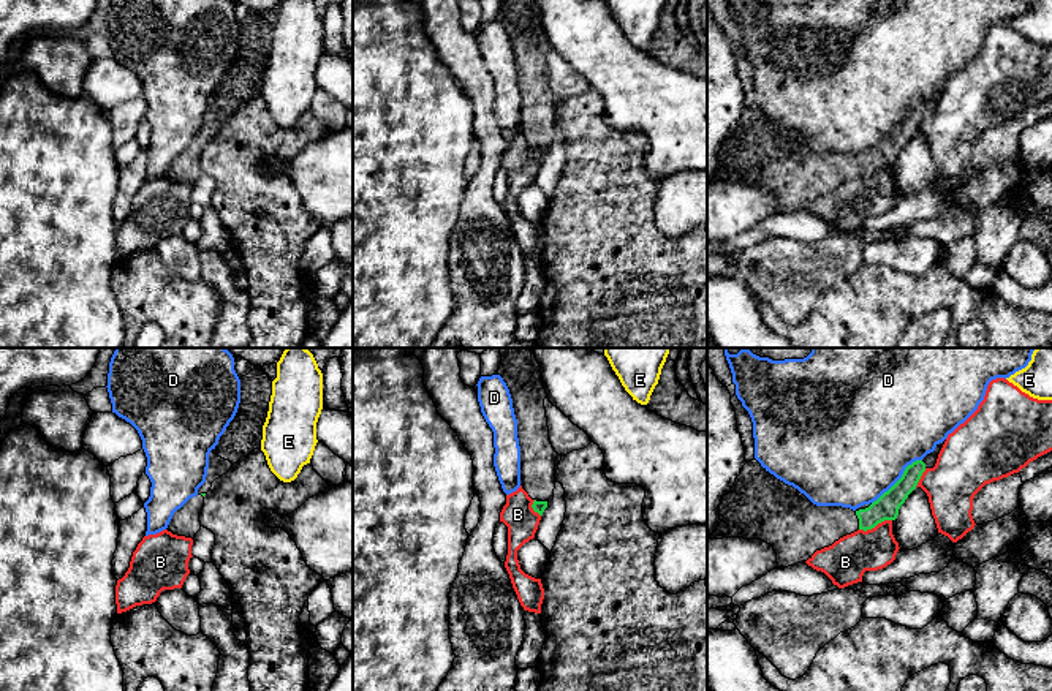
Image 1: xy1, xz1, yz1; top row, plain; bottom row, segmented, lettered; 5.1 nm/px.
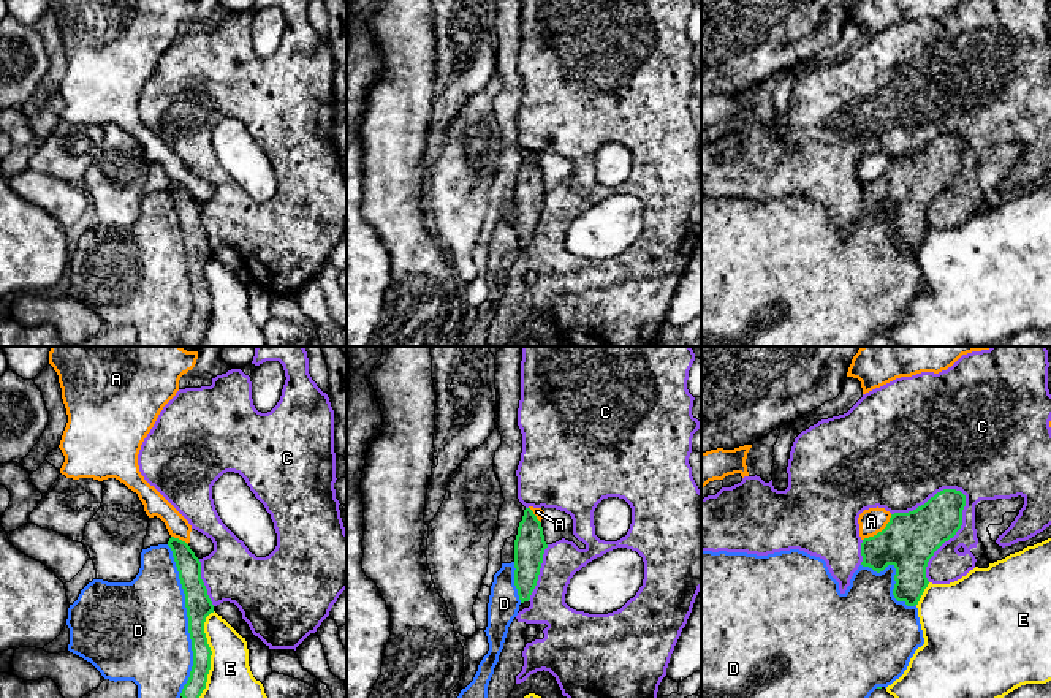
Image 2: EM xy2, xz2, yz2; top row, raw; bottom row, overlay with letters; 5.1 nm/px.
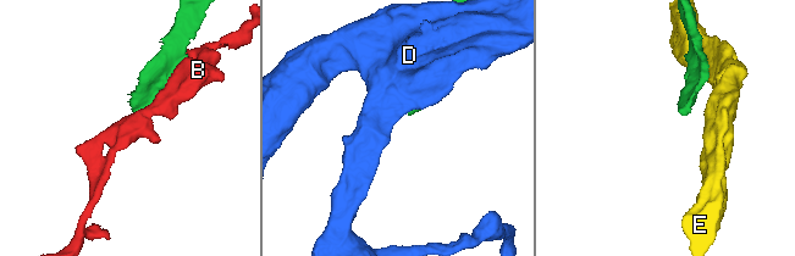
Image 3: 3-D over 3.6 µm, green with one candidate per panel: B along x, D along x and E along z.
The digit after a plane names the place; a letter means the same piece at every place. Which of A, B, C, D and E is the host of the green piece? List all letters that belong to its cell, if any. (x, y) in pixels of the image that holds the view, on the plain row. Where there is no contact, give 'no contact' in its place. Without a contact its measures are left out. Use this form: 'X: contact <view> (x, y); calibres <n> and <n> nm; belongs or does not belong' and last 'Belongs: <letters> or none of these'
A: contact yz2 (879, 178); calibres 280 and 130 nm; does not belong
B: contact yz1 (875, 171); calibres 130 and 220 nm; does not belong
C: contact yz2 (953, 181); calibres 280 and 180 nm; does not belong
D: contact xy2 (189, 266); calibres 130 and 480 nm; does not belong
E: contact xy2 (211, 299); calibres 130 and 300 nm; does not belong
Belongs: none of these

